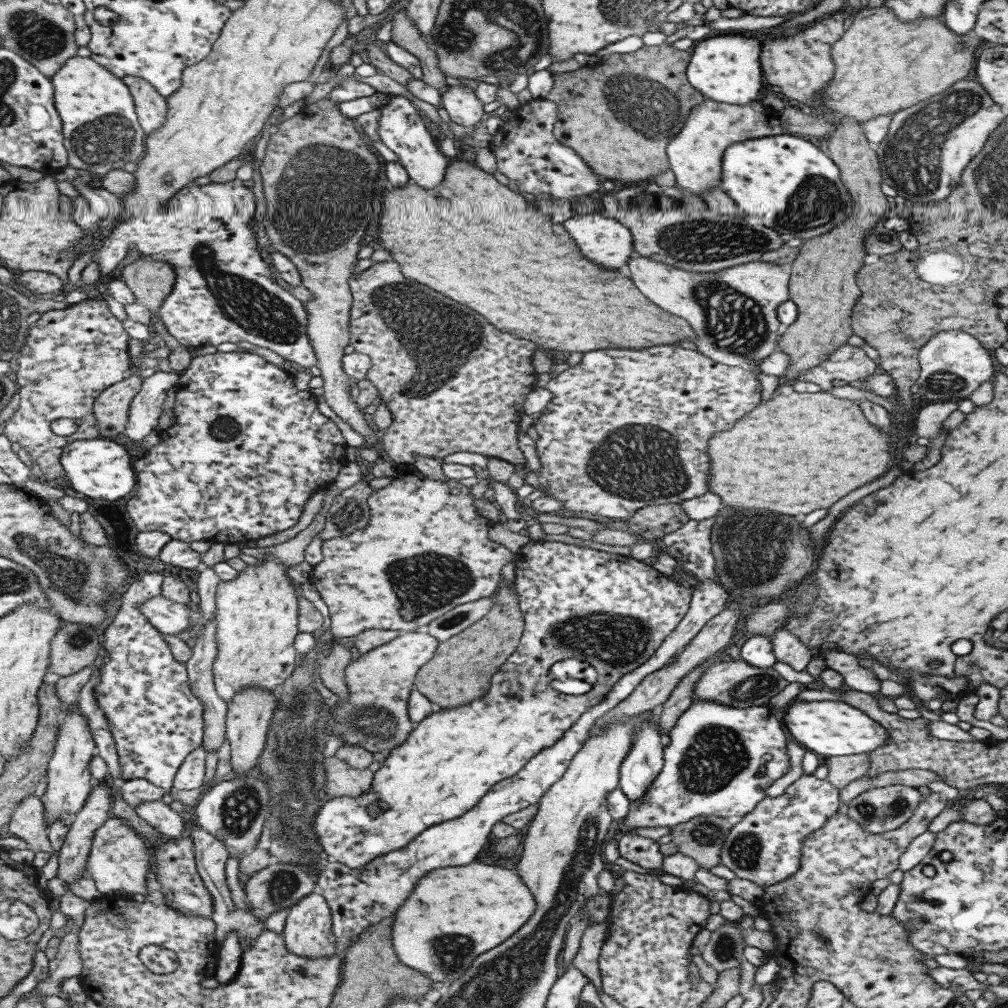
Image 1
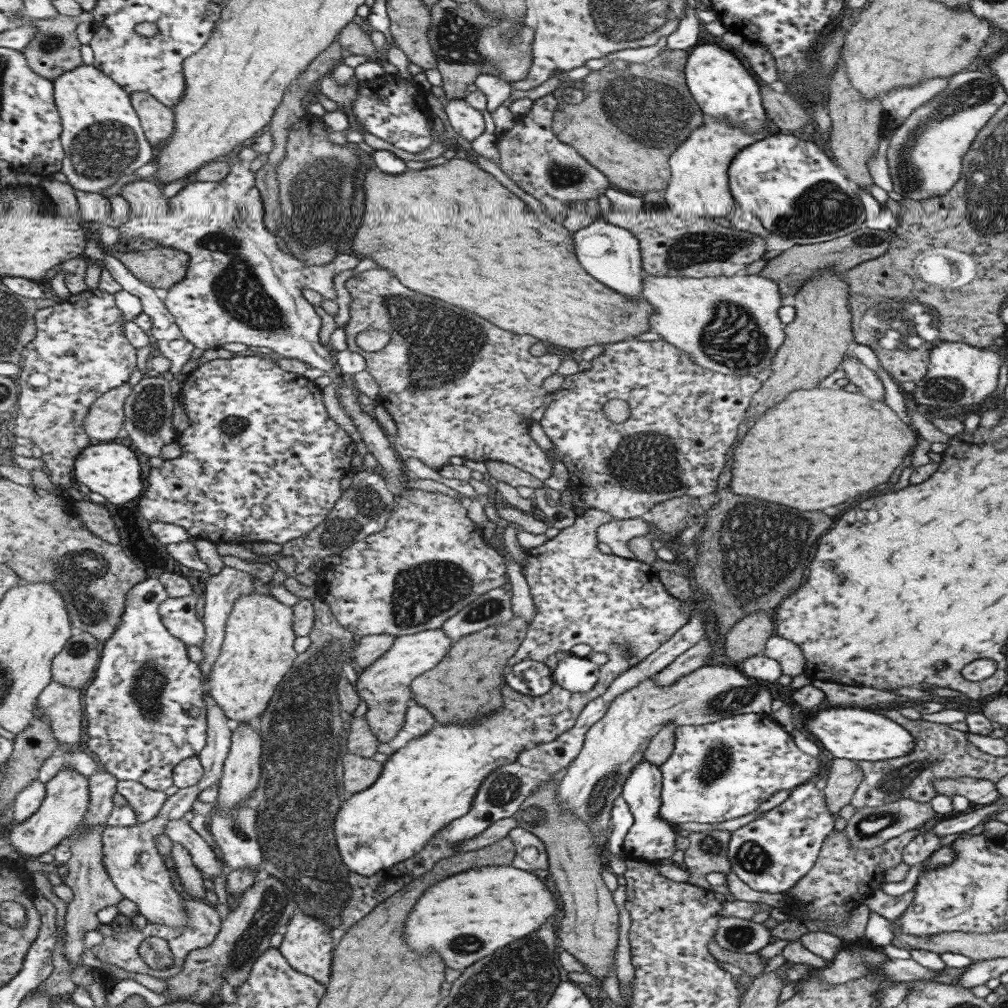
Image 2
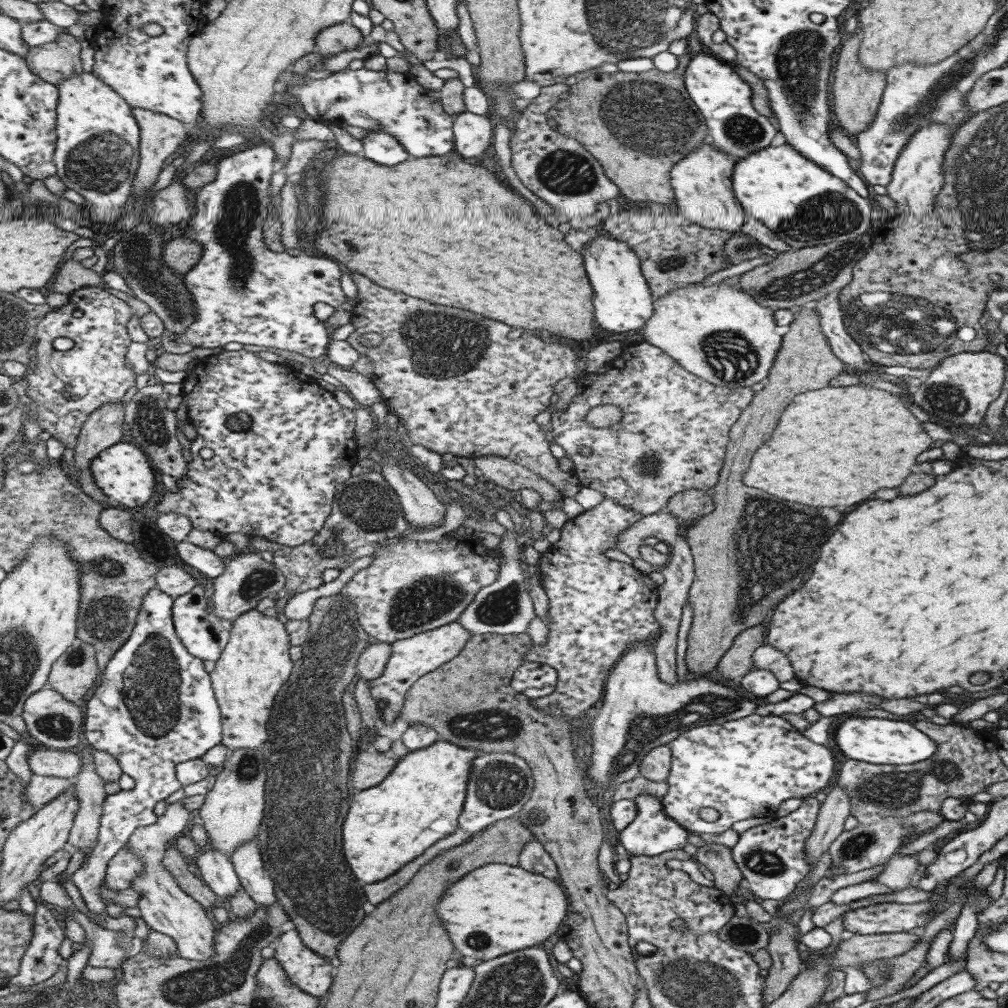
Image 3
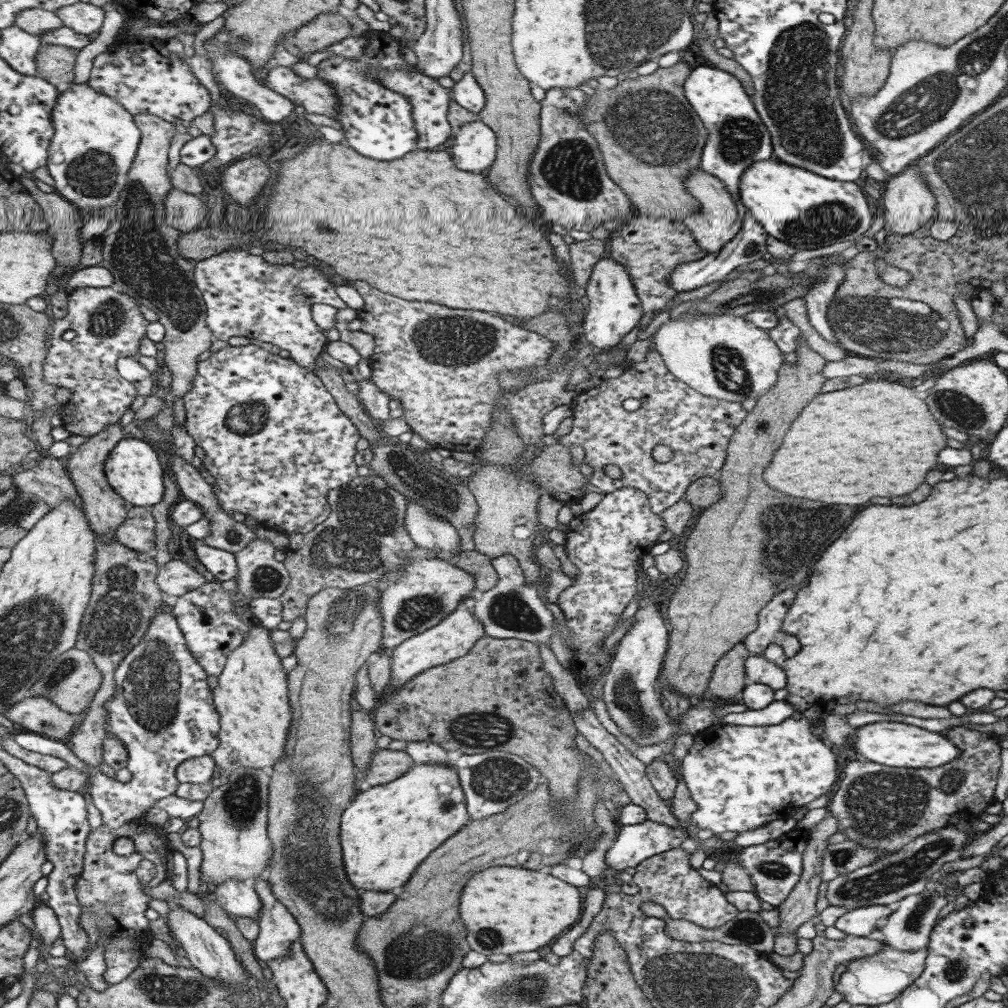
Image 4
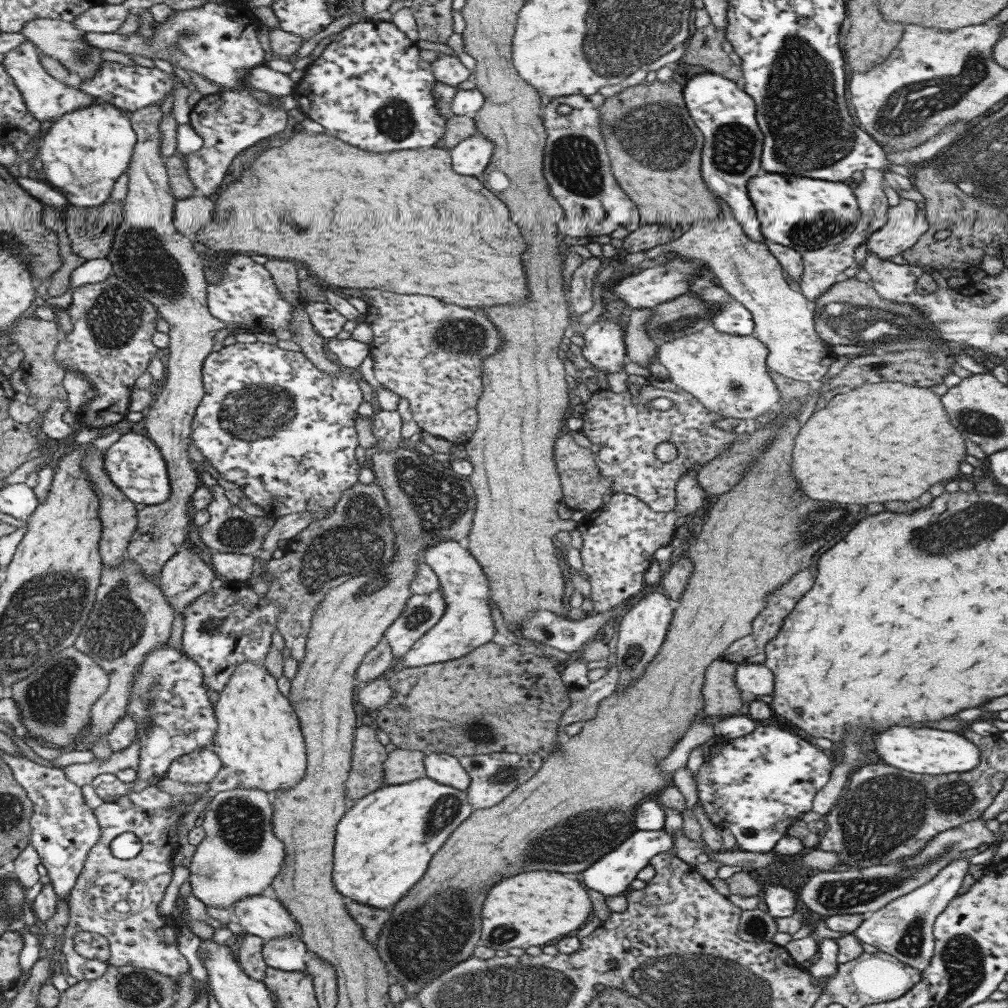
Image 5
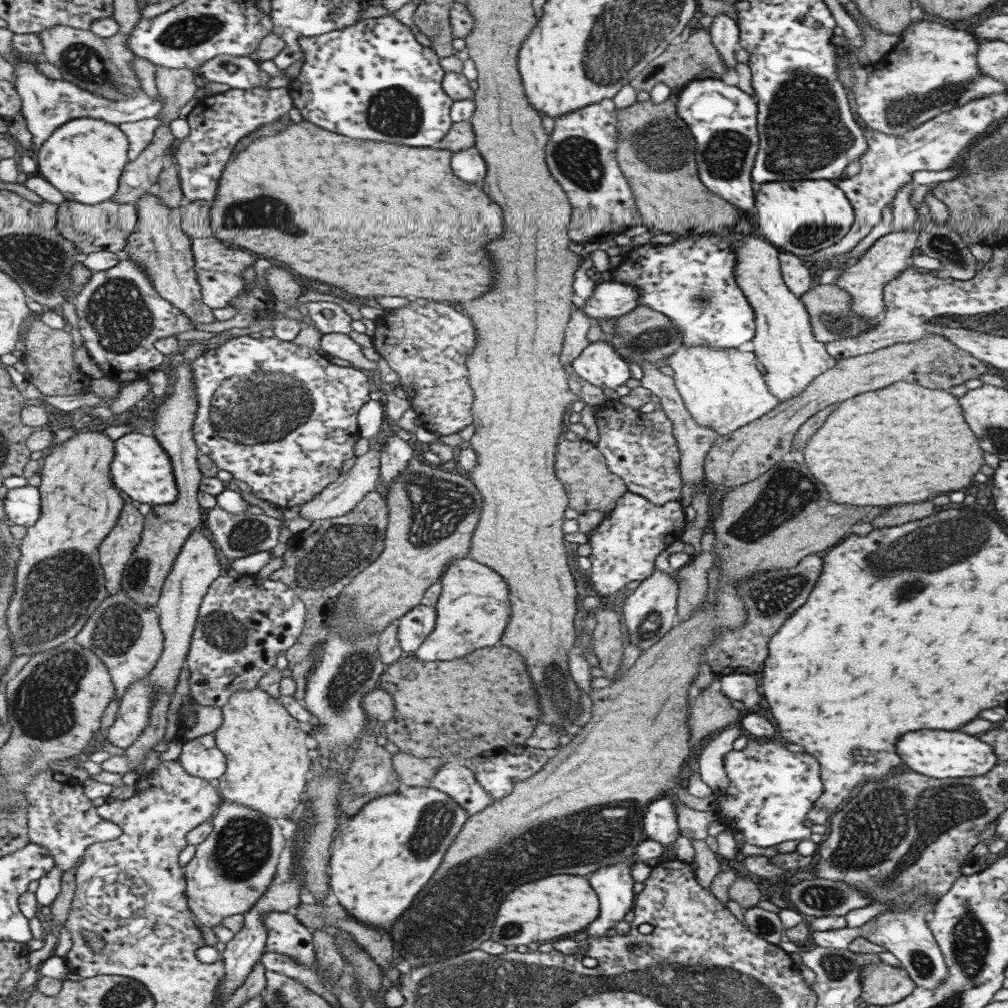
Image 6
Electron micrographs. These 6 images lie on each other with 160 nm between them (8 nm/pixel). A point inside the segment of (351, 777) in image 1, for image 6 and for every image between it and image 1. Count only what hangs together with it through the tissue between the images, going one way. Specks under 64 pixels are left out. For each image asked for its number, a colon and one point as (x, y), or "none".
2: (359, 772)
3: (370, 767)
4: (387, 765)
5: (401, 766)
6: (413, 771)

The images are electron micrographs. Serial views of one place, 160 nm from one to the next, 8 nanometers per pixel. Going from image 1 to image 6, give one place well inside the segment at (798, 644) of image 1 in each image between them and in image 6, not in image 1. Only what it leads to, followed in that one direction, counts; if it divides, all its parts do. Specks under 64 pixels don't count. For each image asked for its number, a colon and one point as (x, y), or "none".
2: (790, 659)
3: (765, 657)
4: (758, 670)
5: (754, 678)
6: (741, 687)

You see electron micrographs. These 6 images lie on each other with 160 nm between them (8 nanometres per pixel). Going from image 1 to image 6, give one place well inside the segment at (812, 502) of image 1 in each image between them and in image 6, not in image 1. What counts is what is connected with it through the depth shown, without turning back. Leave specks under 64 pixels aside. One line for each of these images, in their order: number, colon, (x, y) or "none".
2: (817, 447)
3: (833, 446)
4: (877, 438)
5: (885, 441)
6: (904, 443)

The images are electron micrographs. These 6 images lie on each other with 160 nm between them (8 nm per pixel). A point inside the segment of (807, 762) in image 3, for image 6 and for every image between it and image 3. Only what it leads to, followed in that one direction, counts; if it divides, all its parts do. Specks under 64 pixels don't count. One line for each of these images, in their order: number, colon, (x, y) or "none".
4: (740, 777)
5: (756, 785)
6: (770, 790)

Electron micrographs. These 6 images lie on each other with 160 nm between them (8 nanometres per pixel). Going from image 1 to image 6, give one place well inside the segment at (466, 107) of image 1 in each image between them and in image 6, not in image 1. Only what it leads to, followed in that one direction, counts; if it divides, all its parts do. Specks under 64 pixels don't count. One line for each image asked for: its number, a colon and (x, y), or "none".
2: (467, 122)
3: (471, 134)
4: (472, 147)
5: (469, 156)
6: (467, 164)

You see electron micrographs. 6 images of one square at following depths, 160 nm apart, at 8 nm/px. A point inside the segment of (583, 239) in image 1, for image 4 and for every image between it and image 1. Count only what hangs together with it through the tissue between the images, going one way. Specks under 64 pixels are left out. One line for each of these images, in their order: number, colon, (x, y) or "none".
2: (610, 254)
3: (621, 298)
4: (613, 309)

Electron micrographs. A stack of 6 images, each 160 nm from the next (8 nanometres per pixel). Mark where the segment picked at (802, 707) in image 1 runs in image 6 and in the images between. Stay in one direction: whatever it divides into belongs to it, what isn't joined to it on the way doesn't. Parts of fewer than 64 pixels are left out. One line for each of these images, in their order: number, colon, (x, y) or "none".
2: (852, 733)
3: (874, 740)
4: (886, 743)
5: (925, 751)
6: (940, 754)

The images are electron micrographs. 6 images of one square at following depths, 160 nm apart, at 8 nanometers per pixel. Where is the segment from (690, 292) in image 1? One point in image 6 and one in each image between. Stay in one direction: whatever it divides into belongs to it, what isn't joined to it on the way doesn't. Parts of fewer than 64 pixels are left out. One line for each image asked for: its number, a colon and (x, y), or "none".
2: (729, 324)
3: (720, 333)
4: (724, 357)
5: (728, 375)
6: (722, 389)

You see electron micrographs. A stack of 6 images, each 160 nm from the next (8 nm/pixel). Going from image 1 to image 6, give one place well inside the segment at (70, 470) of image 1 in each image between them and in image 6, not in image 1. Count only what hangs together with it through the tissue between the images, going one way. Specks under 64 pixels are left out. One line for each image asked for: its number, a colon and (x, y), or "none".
2: (112, 470)
3: (124, 472)
4: (135, 470)
5: (135, 463)
6: (142, 468)

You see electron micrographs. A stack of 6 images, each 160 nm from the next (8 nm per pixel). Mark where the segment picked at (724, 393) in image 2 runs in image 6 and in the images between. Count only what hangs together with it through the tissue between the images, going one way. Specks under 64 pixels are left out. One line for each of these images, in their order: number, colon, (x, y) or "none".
3: (672, 437)
4: (696, 428)
5: (626, 433)
6: (640, 448)

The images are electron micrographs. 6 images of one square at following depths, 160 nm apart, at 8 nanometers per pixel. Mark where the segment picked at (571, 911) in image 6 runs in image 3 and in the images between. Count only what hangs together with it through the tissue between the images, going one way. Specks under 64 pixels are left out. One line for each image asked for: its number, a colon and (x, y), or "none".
3: (496, 909)
4: (505, 910)
5: (534, 907)

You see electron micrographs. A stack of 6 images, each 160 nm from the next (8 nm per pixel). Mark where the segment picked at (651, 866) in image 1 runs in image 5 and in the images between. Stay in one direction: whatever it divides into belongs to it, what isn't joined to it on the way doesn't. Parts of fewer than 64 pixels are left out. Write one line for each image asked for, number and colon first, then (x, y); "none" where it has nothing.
2: (649, 838)
3: (651, 833)
4: (632, 843)
5: (611, 874)

